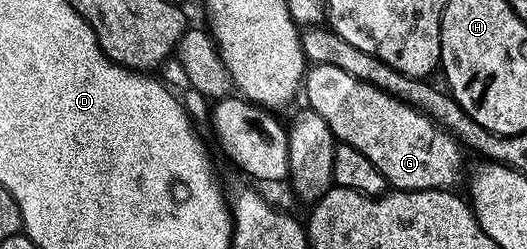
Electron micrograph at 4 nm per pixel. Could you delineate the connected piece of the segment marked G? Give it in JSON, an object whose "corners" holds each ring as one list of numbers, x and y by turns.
{"corners":[[330,64,312,66,305,73,302,94,308,97,307,109,318,112,318,116,330,124,330,132,336,141,350,144,350,148,358,148,358,152,362,152,362,156,366,156,366,160,370,160,370,164,382,172,391,189,446,190,455,187,455,182,460,178,460,169,464,166,465,151,453,134,448,133,443,126,436,125,421,110,362,80,354,80,350,72,342,72,342,68,334,68]]}

